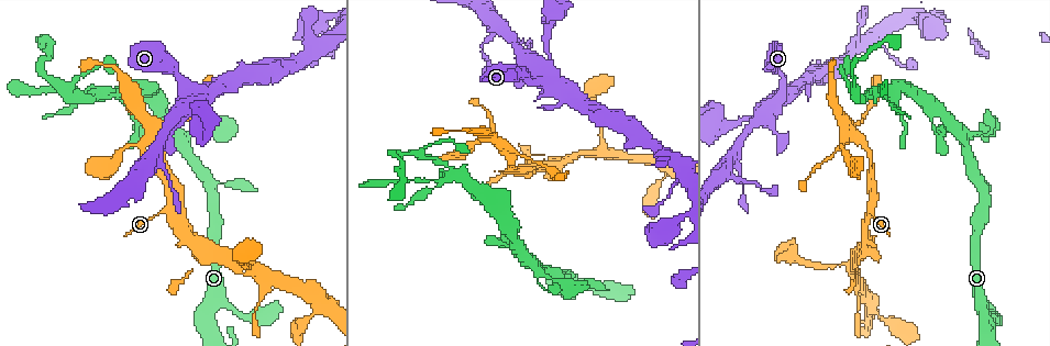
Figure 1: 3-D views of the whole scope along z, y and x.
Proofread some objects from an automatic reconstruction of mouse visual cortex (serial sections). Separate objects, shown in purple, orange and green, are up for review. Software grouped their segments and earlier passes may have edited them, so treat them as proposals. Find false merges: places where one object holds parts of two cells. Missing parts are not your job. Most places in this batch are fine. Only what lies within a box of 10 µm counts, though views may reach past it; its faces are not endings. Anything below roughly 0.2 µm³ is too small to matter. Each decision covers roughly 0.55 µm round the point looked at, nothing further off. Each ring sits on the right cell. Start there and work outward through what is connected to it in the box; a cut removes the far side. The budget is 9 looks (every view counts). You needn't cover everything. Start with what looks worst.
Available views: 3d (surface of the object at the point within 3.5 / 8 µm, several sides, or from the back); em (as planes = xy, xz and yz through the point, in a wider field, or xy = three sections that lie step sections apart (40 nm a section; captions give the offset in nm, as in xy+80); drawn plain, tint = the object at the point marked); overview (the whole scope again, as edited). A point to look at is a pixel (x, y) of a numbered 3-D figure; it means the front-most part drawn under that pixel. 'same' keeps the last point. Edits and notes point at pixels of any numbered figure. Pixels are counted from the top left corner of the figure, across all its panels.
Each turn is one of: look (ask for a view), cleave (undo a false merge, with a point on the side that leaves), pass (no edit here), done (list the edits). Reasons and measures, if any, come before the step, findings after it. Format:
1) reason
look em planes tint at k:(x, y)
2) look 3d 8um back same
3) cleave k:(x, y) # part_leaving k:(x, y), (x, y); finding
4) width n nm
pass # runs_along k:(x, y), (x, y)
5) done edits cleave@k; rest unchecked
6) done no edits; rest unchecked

four arms meet
look 3d 3.5um back at 1:(192, 95)

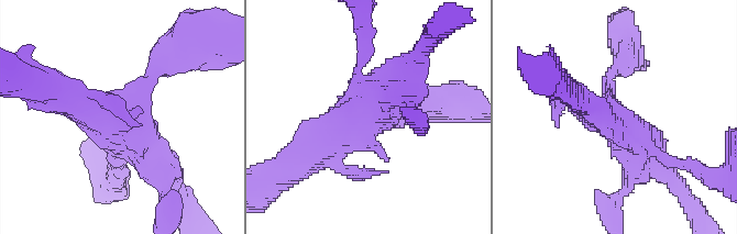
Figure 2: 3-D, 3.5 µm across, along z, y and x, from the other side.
need the tissue
look em xy step 2 tint at 2:(370, 120)

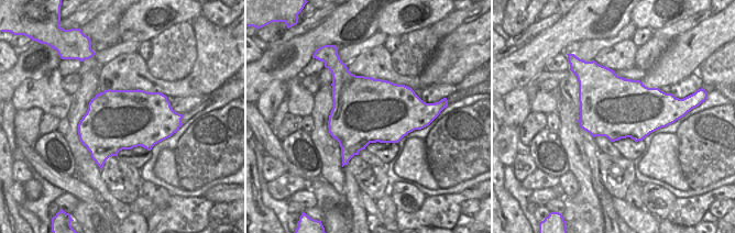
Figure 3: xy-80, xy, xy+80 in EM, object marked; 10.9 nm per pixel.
look em xy step 3 tint same

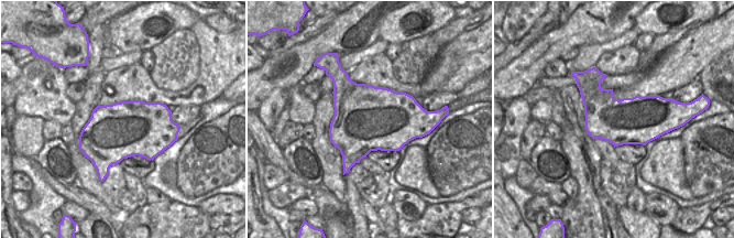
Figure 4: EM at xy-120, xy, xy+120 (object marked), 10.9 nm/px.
pass # runs_along 2:(409, 104), (311, 155); all the same cell

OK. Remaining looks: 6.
look 3d 3.5um at 1:(170, 210)

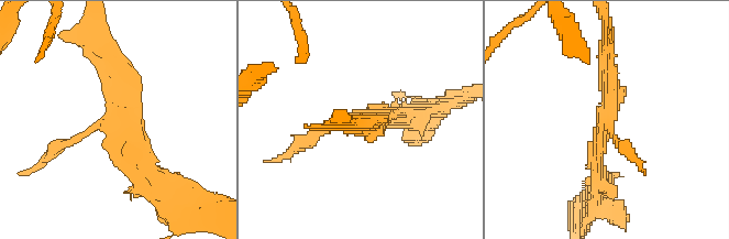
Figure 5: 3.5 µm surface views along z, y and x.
now the EM
look em planes tint at 5:(116, 124)

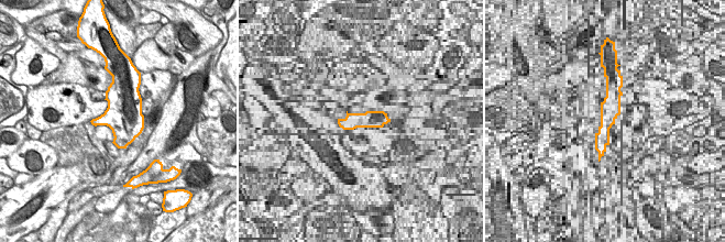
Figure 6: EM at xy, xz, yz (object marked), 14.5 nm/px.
pass # runs_along 5:(52, 151), (117, 123), (159, 181); continuous, no second cell

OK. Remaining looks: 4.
arms part here
look 3d 3.5um at 1:(154, 132)

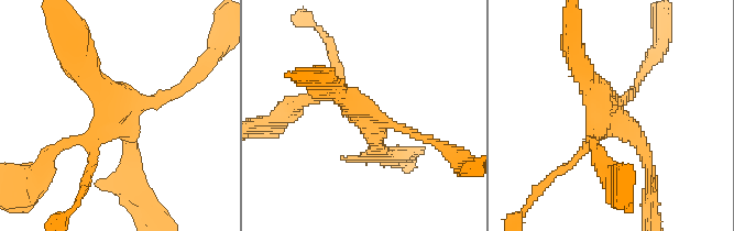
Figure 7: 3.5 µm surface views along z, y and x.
need the tissue
look em planes plain at 7:(363, 116)

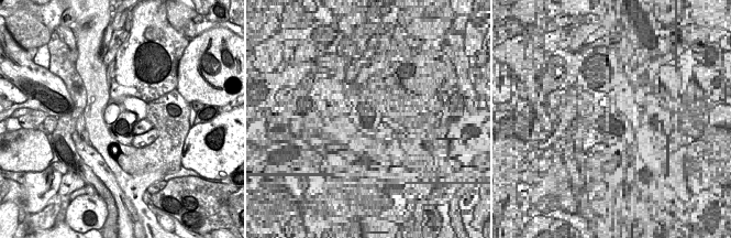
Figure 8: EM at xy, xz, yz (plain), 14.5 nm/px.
look em planes tint same

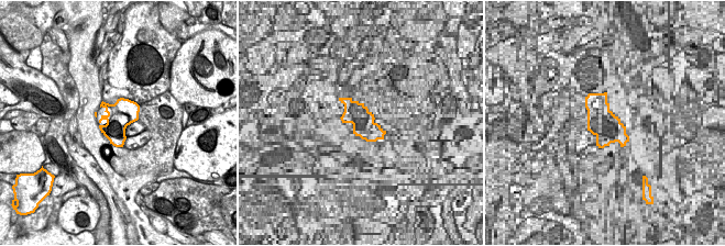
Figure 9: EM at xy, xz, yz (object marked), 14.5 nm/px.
pass # runs_along 7:(652, 174), (643, 146), (578, 63); all the same cell

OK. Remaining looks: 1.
done no edits; rest unchecked

